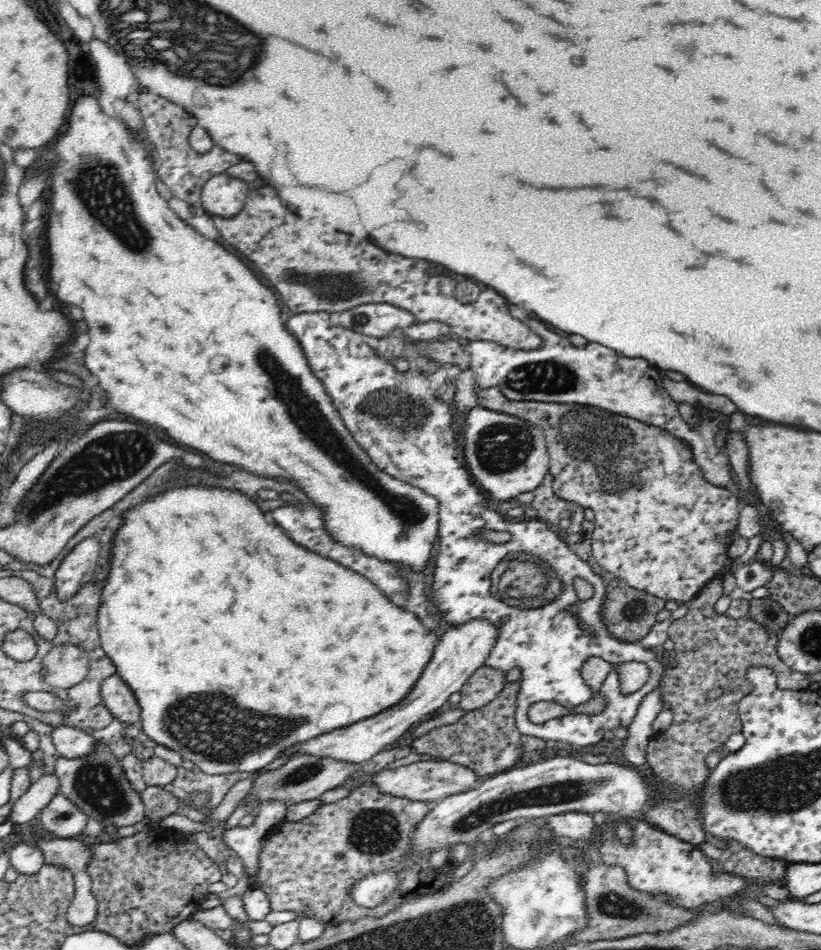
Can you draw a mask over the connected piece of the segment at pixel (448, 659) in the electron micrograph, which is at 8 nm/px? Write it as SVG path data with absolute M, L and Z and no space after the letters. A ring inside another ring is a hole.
M472 620L472 622L466 622L465 625L451 627L436 644L432 658L424 666L420 678L414 682L414 688L410 690L410 696L406 696L406 700L402 698L398 702L398 706L388 708L386 712L380 712L378 716L372 716L366 722L350 724L348 727L327 732L307 740L305 743L294 745L295 752L299 752L300 755L329 756L336 760L356 764L370 760L381 750L390 748L390 744L394 744L404 732L408 732L410 726L424 721L424 718L430 717L432 712L442 708L454 692L459 692L462 685L468 680L468 676L484 666L484 660L488 658L495 646L496 636L498 636L496 627L492 623L482 620Z

